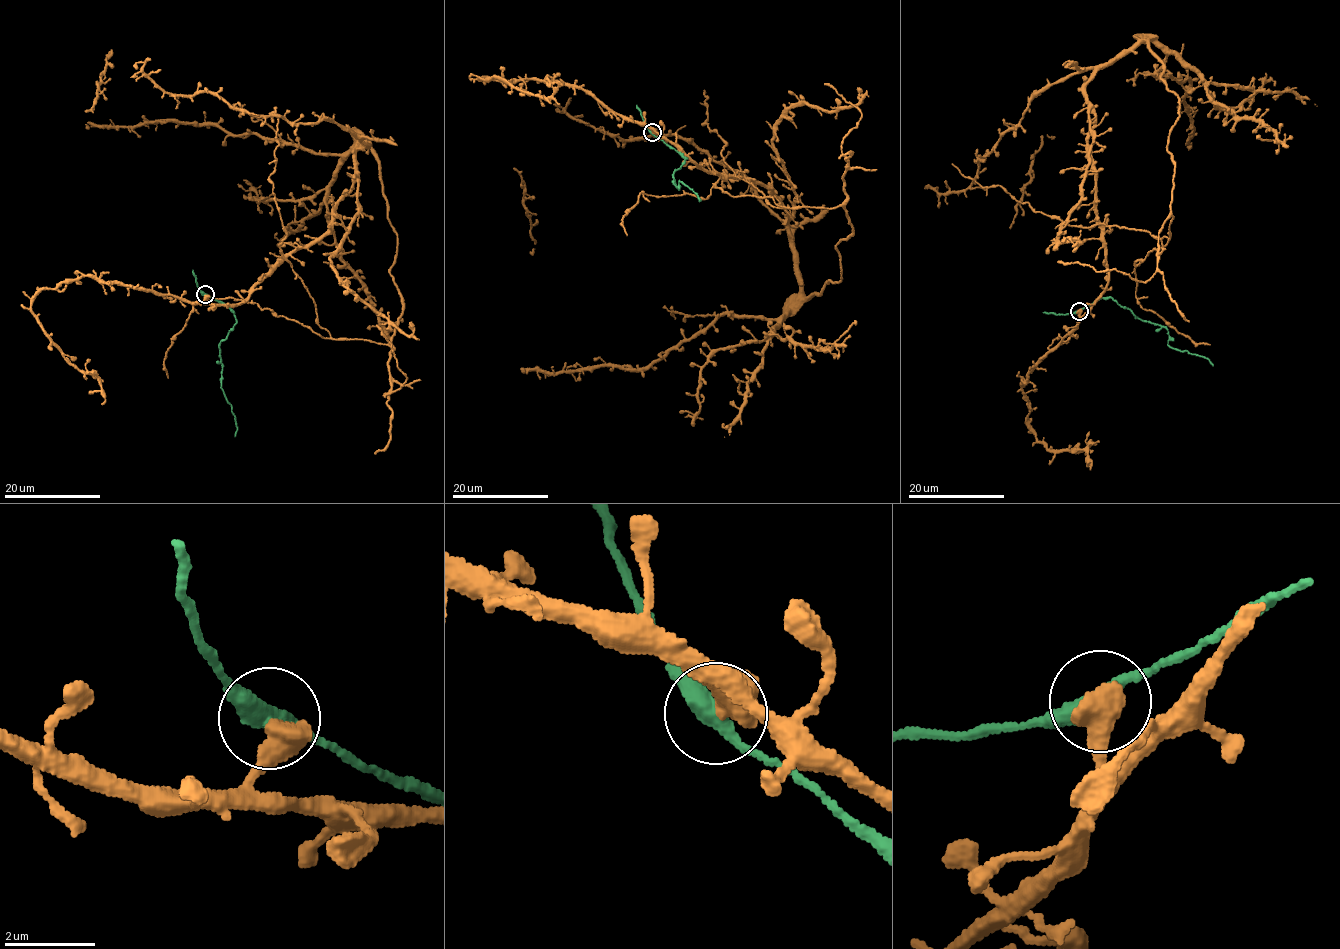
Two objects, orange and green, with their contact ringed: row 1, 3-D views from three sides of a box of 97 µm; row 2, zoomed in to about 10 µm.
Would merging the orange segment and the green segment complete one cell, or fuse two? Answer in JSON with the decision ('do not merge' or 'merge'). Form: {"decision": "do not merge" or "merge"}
{"decision": "merge"}

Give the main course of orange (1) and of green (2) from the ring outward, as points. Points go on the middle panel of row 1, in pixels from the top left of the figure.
1: (652, 132), (771, 189), (803, 297), (841, 280), (845, 207), (771, 205), (735, 175), (704, 89)
2: (652, 132), (686, 159), (673, 174), (676, 187), (679, 189), (679, 181), (697, 194), (698, 200)

